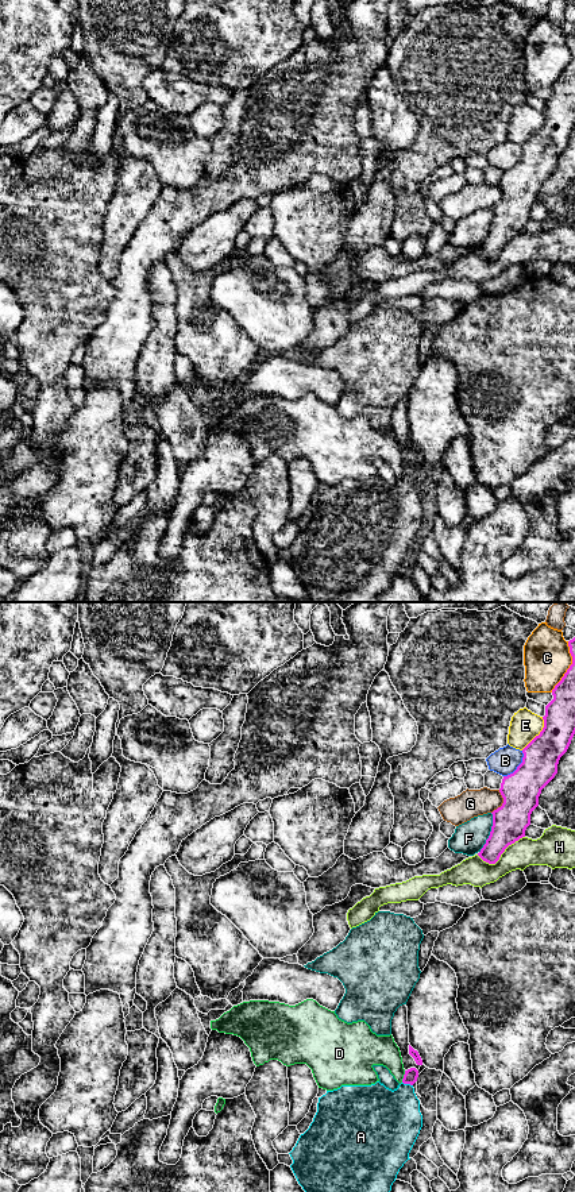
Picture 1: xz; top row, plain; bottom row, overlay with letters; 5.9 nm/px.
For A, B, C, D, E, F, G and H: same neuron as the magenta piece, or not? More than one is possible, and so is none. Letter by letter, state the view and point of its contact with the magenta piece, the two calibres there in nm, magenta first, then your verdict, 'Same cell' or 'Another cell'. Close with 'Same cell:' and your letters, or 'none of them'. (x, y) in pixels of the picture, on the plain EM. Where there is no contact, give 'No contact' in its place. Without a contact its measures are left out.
A: Touches magenta at xz (408, 478). Thickness 80 nm (magenta) against 360 nm. Same cell
B: Touches magenta at xz (518, 161). Thickness 220 nm (magenta) against 160 nm. Another cell
C: Touches magenta at xz (570, 62). Thickness 160 nm (magenta) against 280 nm. Another cell
D: Touches magenta at xz (404, 471). Thickness 80 nm (magenta) against 190 nm. Another cell
E: Touches magenta at xz (539, 130). Thickness 220 nm (magenta) against 180 nm. Another cell
F: Touches magenta at xz (490, 228). Thickness 200 nm (magenta) against 190 nm. Another cell
G: Touches magenta at xz (504, 197). Thickness 220 nm (magenta) against 170 nm. Another cell
H: Touches magenta at xz (500, 251). Thickness 200 nm (magenta) against 170 nm. Another cell
Same cell: A

